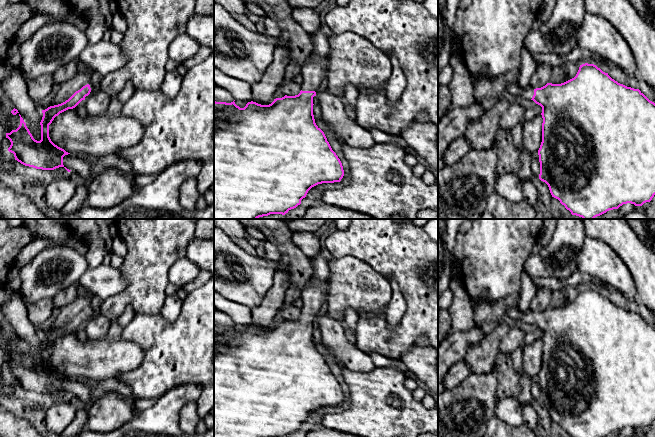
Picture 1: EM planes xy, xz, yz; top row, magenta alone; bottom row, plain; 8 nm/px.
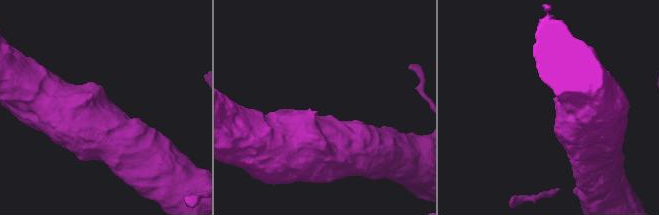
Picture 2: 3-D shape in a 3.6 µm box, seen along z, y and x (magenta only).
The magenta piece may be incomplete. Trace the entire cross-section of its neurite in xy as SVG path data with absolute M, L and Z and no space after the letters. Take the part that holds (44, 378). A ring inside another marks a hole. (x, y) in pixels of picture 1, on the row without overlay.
M89 307L76 315L65 326L42 334L43 341L40 346L40 365L33 362L26 347L19 338L19 351L16 354L12 354L10 357L6 357L6 362L11 366L8 375L14 378L15 384L25 390L42 394L54 394L59 391L64 391L63 381L70 377L58 371L51 365L49 361L49 349L56 340L68 333L75 332L95 314L96 312Z

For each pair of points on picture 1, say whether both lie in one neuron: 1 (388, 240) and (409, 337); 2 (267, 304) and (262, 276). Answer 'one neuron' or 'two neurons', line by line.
1: one neuron
2: two neurons

